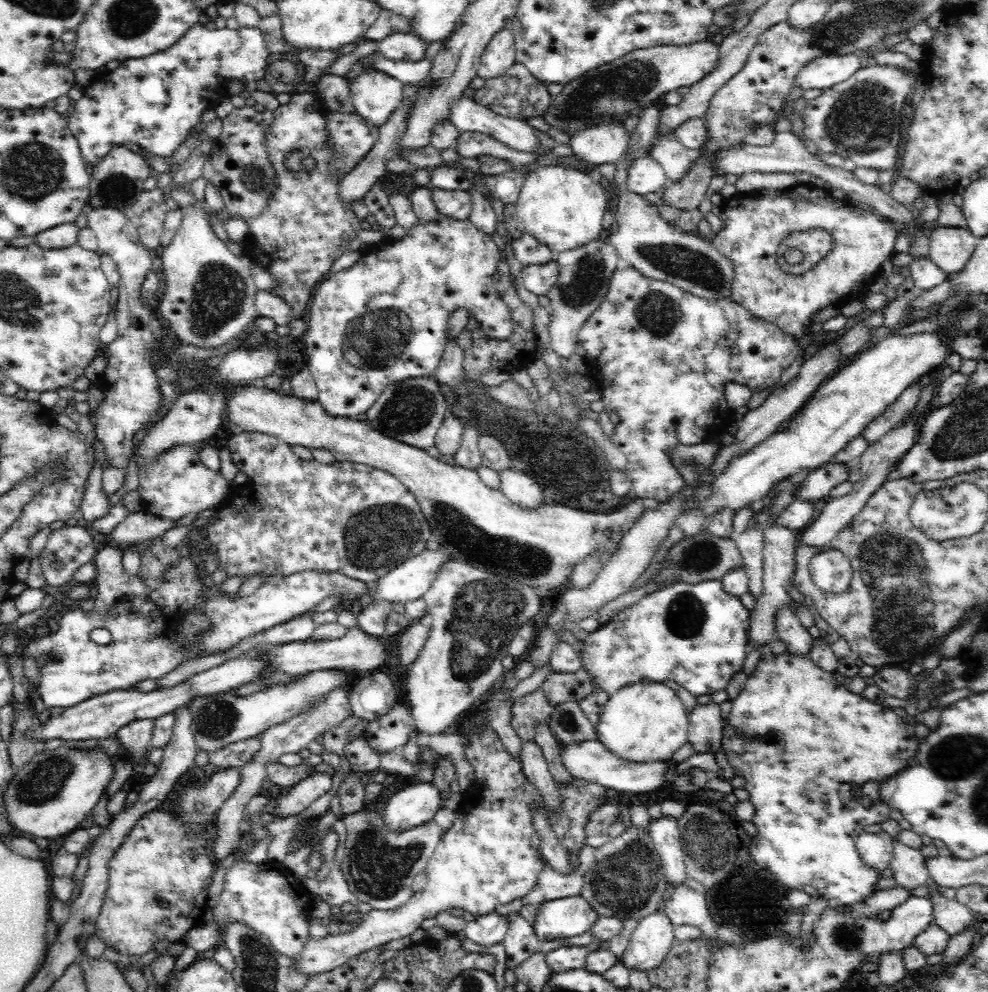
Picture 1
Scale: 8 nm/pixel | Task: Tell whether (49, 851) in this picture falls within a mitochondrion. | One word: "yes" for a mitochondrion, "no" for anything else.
no

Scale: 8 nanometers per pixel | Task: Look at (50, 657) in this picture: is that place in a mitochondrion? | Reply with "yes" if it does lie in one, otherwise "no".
yes

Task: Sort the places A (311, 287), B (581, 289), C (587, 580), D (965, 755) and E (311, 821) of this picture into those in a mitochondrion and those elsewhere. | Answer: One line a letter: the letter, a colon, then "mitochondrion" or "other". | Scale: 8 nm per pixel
A: other
B: mitochondrion
C: other
D: mitochondrion
E: other

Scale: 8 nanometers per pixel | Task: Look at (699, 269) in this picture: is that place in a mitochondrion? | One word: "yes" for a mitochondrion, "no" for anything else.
yes

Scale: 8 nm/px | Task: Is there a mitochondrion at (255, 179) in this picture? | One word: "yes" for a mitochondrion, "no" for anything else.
yes

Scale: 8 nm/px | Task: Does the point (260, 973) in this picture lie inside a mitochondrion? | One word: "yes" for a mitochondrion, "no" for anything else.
yes

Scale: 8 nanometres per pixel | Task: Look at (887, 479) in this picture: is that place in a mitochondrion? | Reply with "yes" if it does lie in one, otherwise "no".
no

